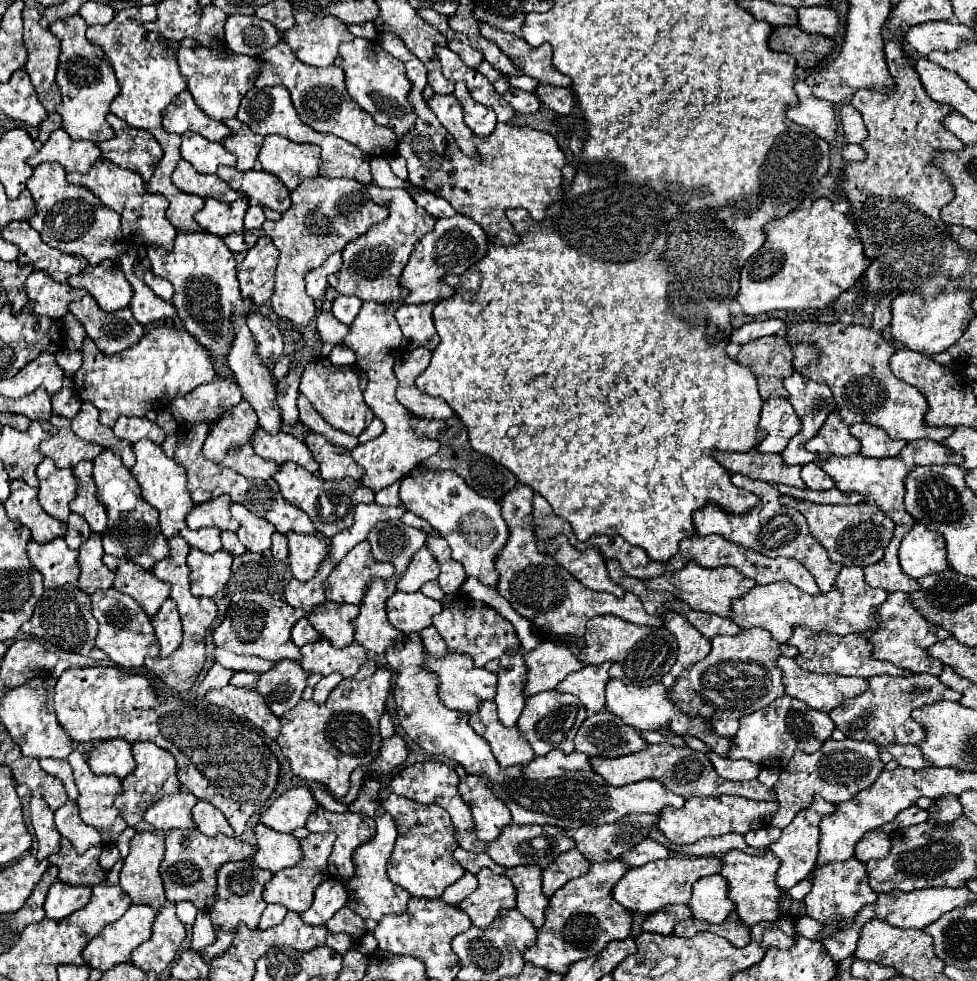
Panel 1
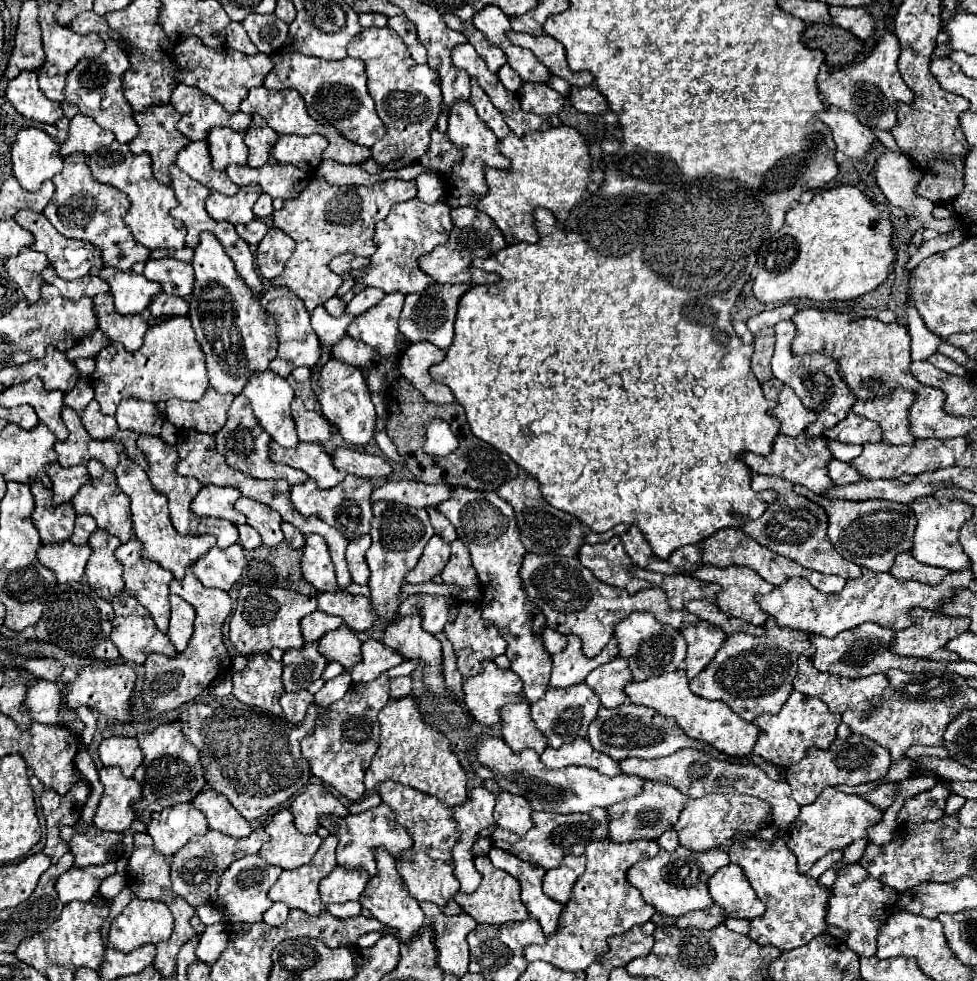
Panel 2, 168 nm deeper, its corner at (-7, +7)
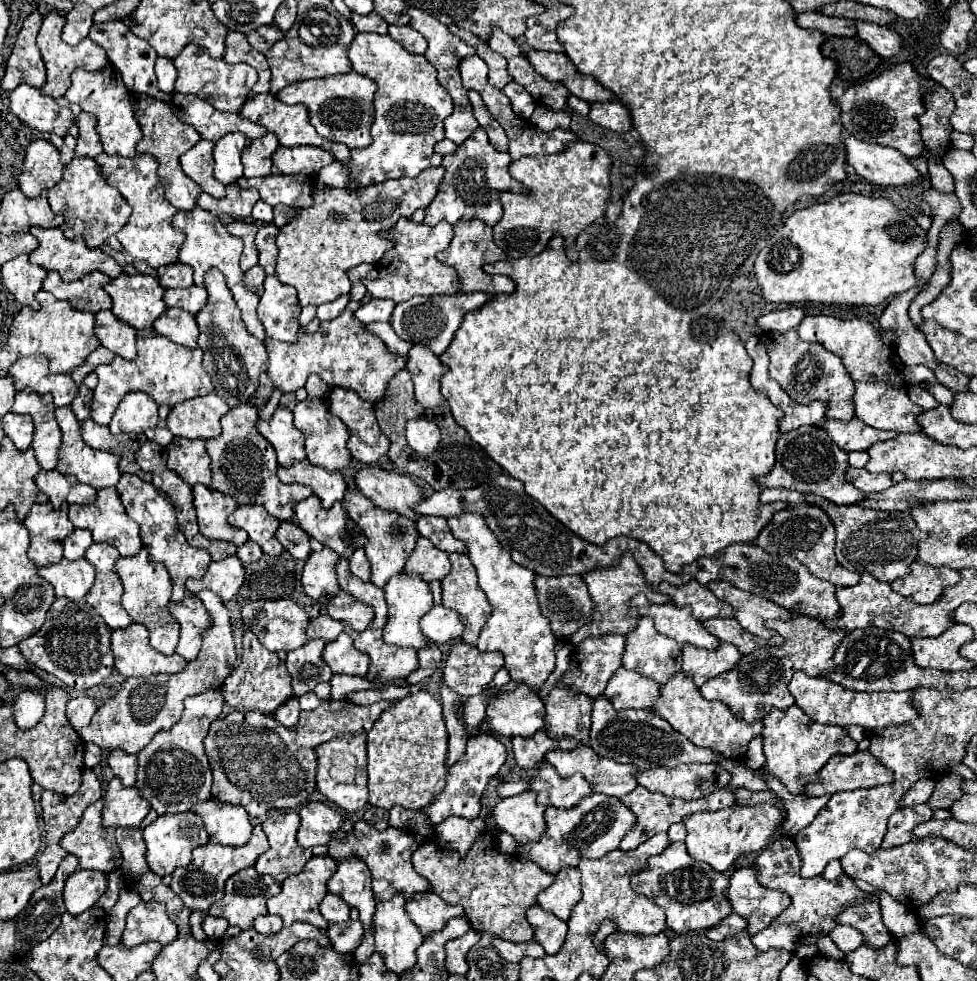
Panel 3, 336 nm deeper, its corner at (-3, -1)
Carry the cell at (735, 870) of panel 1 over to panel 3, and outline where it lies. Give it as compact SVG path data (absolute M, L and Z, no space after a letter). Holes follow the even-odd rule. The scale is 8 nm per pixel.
M777 837L767 849L763 849L759 855L755 855L755 865L759 867L757 877L759 877L761 885L765 885L769 889L785 891L791 897L791 907L785 909L783 915L779 915L779 919L775 919L771 923L769 929L759 931L757 935L751 937L751 943L759 951L769 951L771 947L795 951L801 945L817 943L819 937L831 933L831 929L837 925L835 917L841 911L845 911L851 905L863 905L865 901L879 901L879 897L875 893L861 891L855 885L855 881L851 877L847 877L845 873L841 877L837 877L835 881L827 881L821 875L811 877L811 879L803 879L799 875L799 871L801 871L799 851L797 851L793 839L787 839L787 837Z

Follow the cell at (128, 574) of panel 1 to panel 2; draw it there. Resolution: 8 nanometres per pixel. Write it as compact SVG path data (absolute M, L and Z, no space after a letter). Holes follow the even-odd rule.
M131 539L123 545L119 545L115 549L115 557L121 561L121 565L125 567L125 573L123 573L123 581L125 581L125 591L133 597L139 599L139 603L151 613L155 625L159 627L159 631L167 633L167 625L169 625L169 583L173 579L171 571L163 569L159 563L155 561L149 561L149 559L143 559L139 555L139 549L141 549L141 543L137 539Z

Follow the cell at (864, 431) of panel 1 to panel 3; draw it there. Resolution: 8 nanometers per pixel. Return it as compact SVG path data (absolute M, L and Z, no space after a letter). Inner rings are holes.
M871 381L871 383L855 383L855 415L869 427L875 429L887 429L887 431L897 431L897 433L917 433L921 431L917 417L923 413L921 407L917 407L909 397L905 389L895 389L889 387L889 383L883 381Z

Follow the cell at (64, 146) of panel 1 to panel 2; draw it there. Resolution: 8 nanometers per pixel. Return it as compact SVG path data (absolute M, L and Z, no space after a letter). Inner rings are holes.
M75 115L69 123L69 135L67 139L59 145L59 155L71 155L71 153L83 153L89 157L91 153L99 151L101 147L111 145L115 135L111 131L101 129L91 117L85 115Z

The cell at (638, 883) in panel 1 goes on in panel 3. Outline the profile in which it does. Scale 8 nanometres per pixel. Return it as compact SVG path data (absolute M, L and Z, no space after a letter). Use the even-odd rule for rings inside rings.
M671 843L667 851L663 851L663 855L649 859L649 869L637 873L631 879L631 887L635 889L635 893L649 897L665 911L667 929L675 931L677 935L711 929L733 913L725 895L725 889L729 887L729 877L715 871L713 867L707 867L707 863L691 859L685 843Z

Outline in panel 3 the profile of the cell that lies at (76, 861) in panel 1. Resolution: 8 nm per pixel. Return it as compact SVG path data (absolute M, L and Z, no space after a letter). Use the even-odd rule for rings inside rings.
M103 799L89 805L79 825L61 839L61 847L79 859L83 869L111 873L121 867L119 847L115 843L115 829L101 825Z

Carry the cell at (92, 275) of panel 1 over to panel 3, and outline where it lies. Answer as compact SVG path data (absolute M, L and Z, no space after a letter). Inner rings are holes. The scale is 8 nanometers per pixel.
M119 275L103 287L111 299L111 311L135 329L153 327L155 319L167 311L163 303L163 287L151 275Z

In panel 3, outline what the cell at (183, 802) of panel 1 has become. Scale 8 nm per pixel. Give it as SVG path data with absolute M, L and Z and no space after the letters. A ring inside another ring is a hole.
M183 811L179 815L161 815L155 823L143 829L143 837L147 843L147 863L151 871L159 877L171 875L177 867L187 867L191 863L191 851L209 841L209 835L203 827L203 821L193 811Z

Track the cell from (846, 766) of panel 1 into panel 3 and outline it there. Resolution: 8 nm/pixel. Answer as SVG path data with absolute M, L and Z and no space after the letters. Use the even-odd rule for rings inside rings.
M857 751L855 755L833 755L833 759L819 771L819 777L819 783L807 785L805 795L821 797L839 791L893 783L893 771L869 751Z

